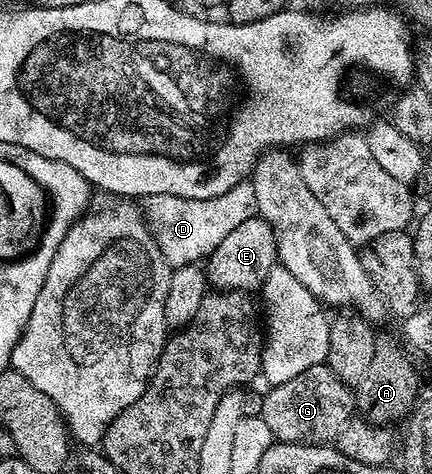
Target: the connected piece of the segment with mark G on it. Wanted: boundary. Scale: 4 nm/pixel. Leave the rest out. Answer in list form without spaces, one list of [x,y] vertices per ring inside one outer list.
[[[326,363],[313,365],[313,369],[305,369],[305,373],[294,381],[285,381],[281,385],[271,387],[263,399],[261,417],[265,425],[269,425],[272,436],[281,443],[318,443],[330,444],[339,436],[343,426],[356,414],[357,406],[352,388],[341,381]]]

